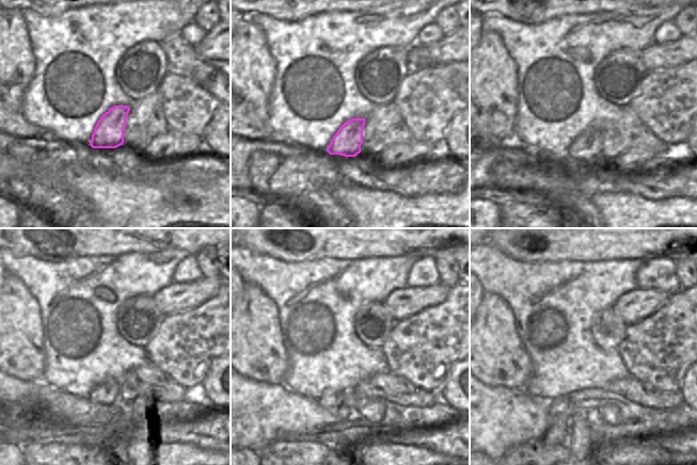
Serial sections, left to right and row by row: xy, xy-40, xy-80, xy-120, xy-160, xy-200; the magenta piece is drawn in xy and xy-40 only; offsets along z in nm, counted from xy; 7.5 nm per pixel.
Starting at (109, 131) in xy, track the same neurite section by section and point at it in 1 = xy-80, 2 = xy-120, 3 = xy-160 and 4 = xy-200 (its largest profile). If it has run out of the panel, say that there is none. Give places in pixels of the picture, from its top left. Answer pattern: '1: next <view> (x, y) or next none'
1: next xy-80 (587, 146)
2: next xy-120 (108, 393)
3: next xy-160 (341, 402)
4: next xy-200 (560, 410)

